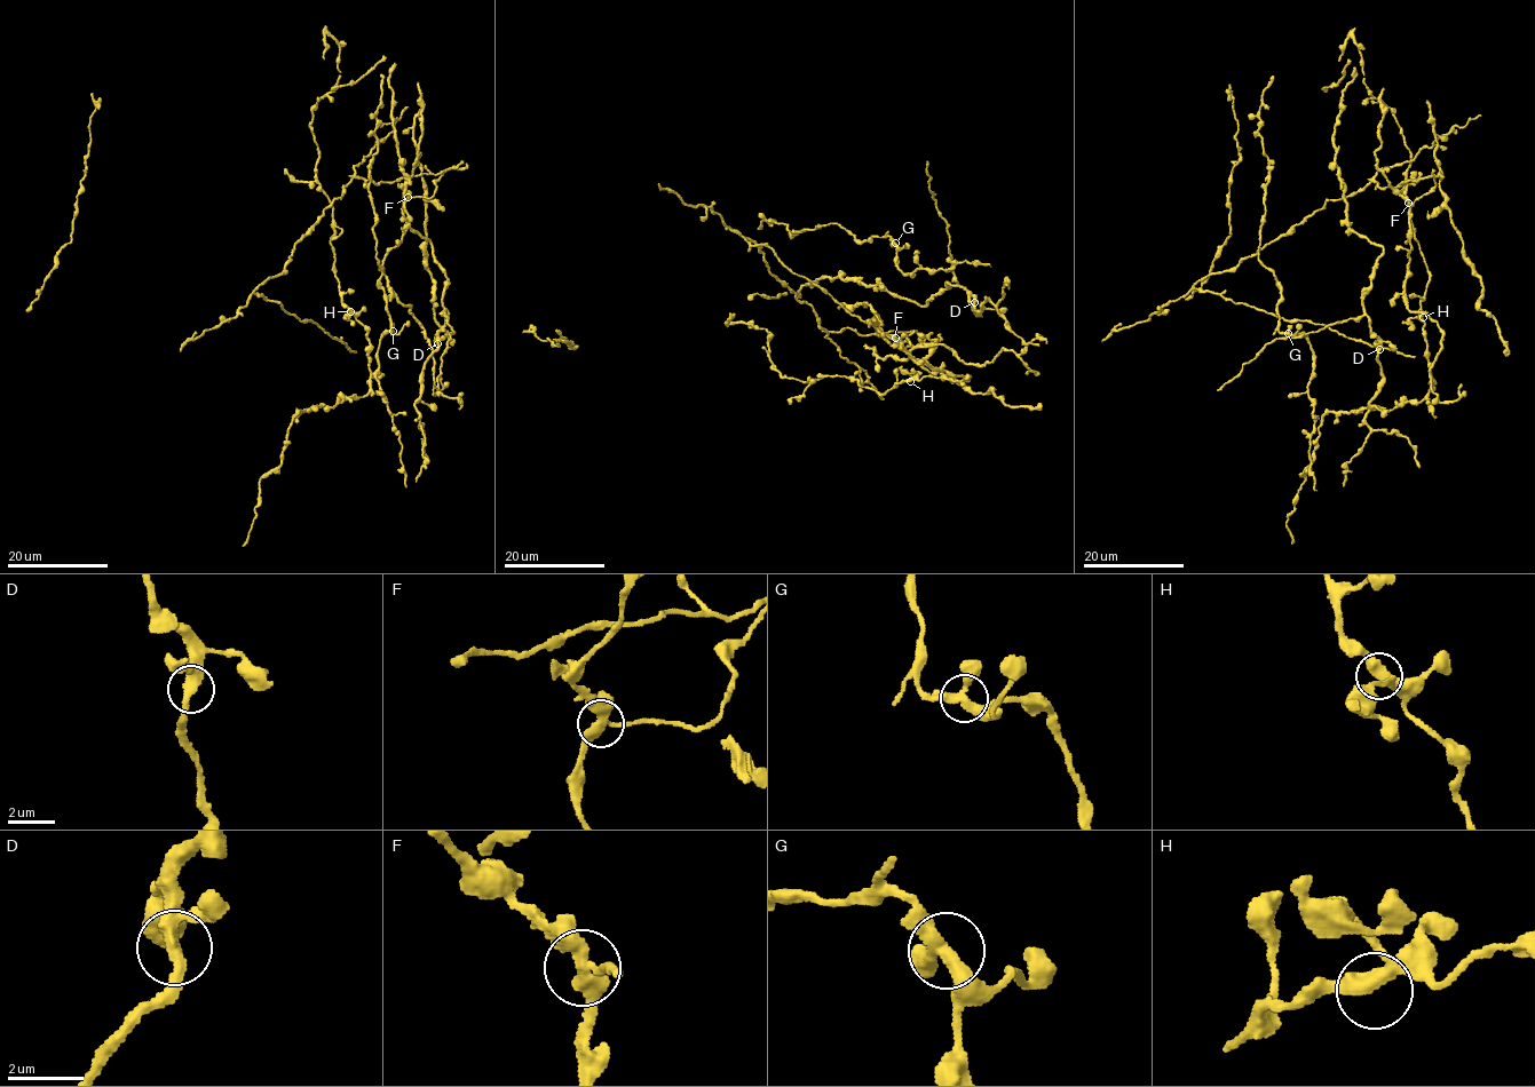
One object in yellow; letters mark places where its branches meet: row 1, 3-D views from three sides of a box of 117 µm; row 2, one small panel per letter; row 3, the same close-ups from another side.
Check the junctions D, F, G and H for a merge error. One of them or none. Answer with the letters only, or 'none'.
F

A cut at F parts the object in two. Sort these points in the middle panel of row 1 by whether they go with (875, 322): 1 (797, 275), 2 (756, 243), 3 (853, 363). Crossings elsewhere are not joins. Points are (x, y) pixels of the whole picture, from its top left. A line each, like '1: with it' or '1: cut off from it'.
1: cut off from it
2: cut off from it
3: cut off from it

